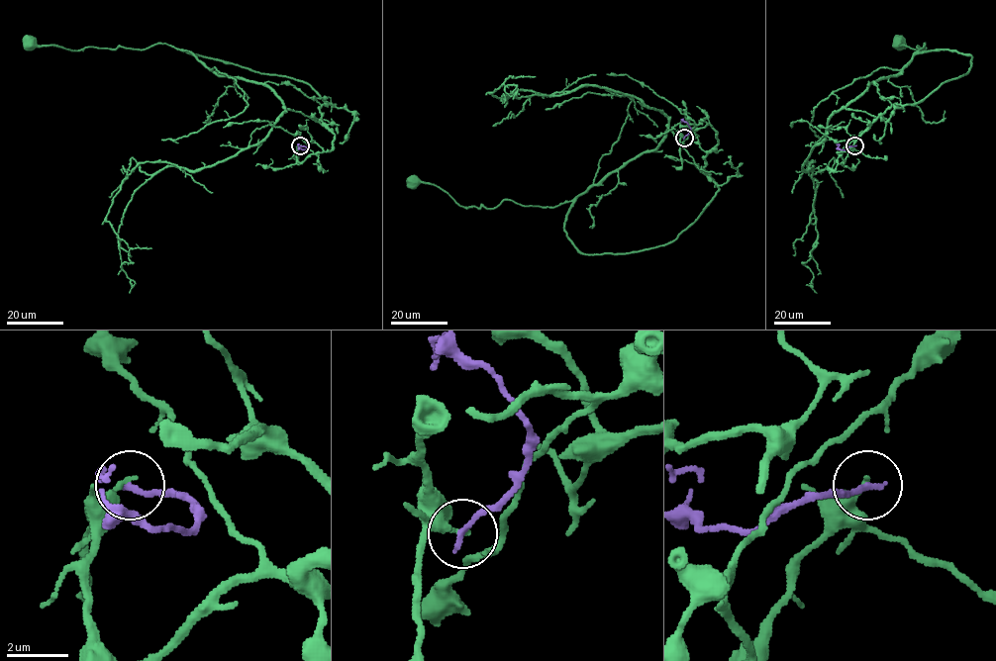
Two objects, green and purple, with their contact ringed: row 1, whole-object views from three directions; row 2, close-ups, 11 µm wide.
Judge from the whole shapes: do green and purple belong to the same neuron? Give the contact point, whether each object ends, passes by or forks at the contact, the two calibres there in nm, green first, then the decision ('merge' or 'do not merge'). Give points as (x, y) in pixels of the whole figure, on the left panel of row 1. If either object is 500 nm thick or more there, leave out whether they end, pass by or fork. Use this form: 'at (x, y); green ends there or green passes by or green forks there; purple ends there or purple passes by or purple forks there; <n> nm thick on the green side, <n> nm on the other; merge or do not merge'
at (300, 145); green ends there; purple ends there; 150 nm thick on the green side, 200 nm on the other; do not merge

